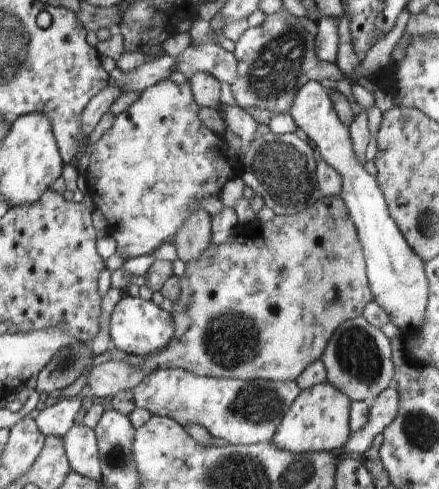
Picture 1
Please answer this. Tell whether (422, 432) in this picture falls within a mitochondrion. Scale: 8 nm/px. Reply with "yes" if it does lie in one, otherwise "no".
yes

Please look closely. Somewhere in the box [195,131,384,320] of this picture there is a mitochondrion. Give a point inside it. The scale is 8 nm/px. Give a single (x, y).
(280, 166)

